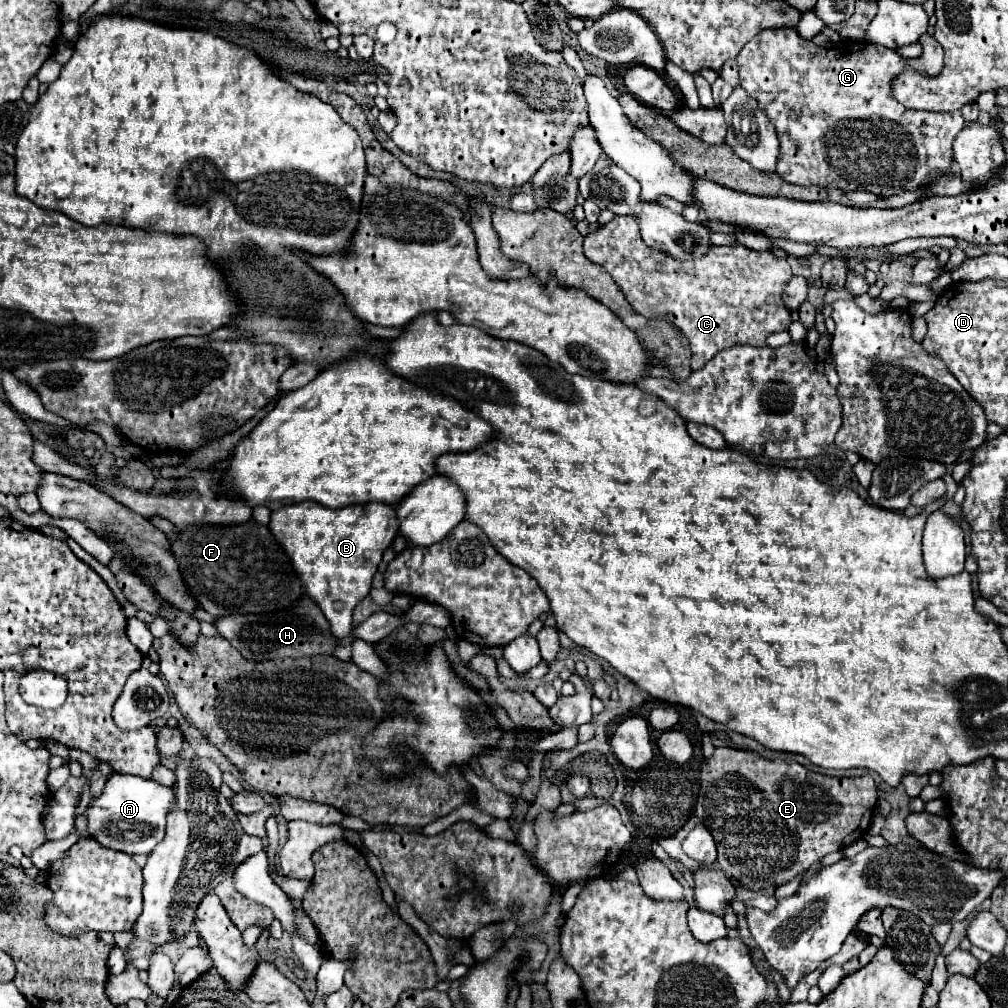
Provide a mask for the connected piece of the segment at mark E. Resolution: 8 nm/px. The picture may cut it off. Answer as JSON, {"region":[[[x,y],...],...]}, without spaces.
{"region":[[[718,747],[710,759],[702,763],[700,795],[696,801],[696,817],[712,833],[718,859],[716,865],[728,873],[736,885],[752,891],[764,887],[780,887],[794,877],[804,875],[814,863],[820,863],[828,853],[842,851],[854,841],[866,837],[872,815],[876,811],[876,785],[872,775],[864,777],[830,777],[812,773],[796,761],[764,759],[752,751],[734,747]]]}

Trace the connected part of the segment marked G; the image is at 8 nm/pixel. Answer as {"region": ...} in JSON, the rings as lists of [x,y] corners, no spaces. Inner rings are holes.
{"region":[[[786,27],[786,29],[764,29],[762,33],[758,33],[750,43],[746,43],[742,47],[742,51],[738,53],[736,61],[740,67],[740,87],[746,89],[746,93],[750,93],[750,97],[754,97],[760,105],[760,109],[766,113],[766,117],[770,119],[770,123],[776,127],[778,139],[780,139],[780,157],[778,157],[778,169],[776,173],[792,185],[802,185],[802,187],[824,187],[824,189],[858,189],[858,191],[870,191],[876,195],[892,195],[896,191],[914,191],[918,189],[920,183],[924,183],[928,179],[928,175],[932,175],[934,171],[950,171],[954,157],[952,157],[952,141],[956,137],[956,131],[960,131],[964,127],[964,119],[960,111],[954,113],[930,113],[930,111],[912,111],[902,107],[892,95],[890,95],[890,81],[902,73],[902,69],[908,65],[912,67],[914,63],[942,63],[942,47],[938,45],[938,41],[924,33],[918,43],[922,45],[922,55],[914,57],[914,59],[904,59],[900,57],[896,51],[886,49],[882,45],[874,45],[870,41],[842,41],[838,47],[818,47],[812,41],[806,41],[800,37],[800,33],[796,31],[796,27]]]}

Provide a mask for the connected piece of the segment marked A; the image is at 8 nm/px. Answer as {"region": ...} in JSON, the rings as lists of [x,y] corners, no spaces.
{"region":[[[114,773],[98,799],[90,801],[88,805],[88,829],[100,845],[136,855],[136,853],[152,853],[152,849],[162,841],[166,835],[166,817],[174,809],[174,789],[160,785],[150,779],[134,777],[134,775],[120,775]]]}

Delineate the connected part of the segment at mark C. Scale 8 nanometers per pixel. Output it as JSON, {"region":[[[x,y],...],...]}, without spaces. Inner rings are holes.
{"region":[[[614,217],[596,233],[586,235],[584,255],[602,265],[612,279],[624,291],[628,303],[636,313],[648,319],[666,319],[676,325],[690,341],[692,349],[692,371],[698,371],[706,361],[714,359],[714,353],[734,345],[768,345],[768,337],[778,331],[786,331],[790,325],[790,311],[782,305],[782,289],[788,285],[792,271],[786,259],[776,259],[772,253],[754,253],[754,249],[744,249],[744,245],[724,245],[712,247],[712,251],[700,259],[678,261],[650,249],[640,233],[638,221],[634,217]]]}

